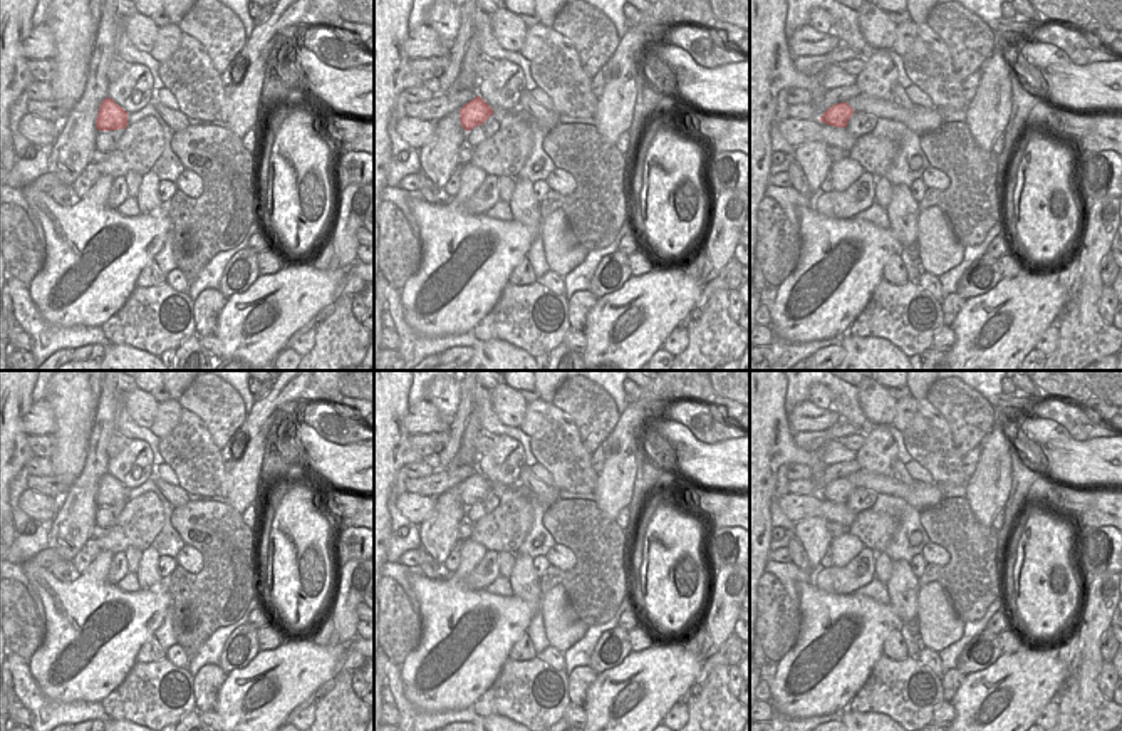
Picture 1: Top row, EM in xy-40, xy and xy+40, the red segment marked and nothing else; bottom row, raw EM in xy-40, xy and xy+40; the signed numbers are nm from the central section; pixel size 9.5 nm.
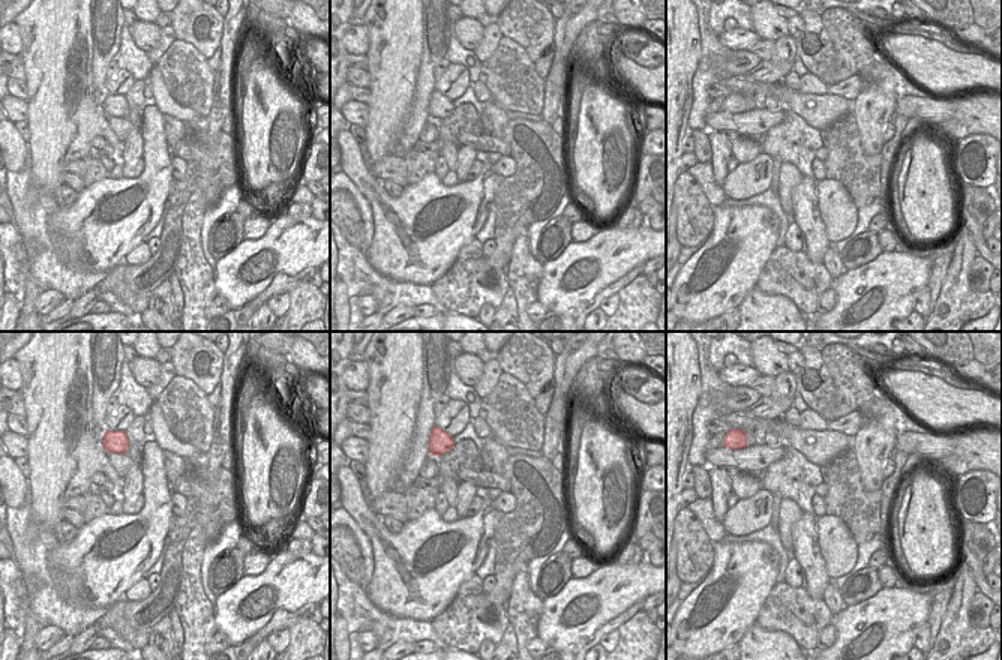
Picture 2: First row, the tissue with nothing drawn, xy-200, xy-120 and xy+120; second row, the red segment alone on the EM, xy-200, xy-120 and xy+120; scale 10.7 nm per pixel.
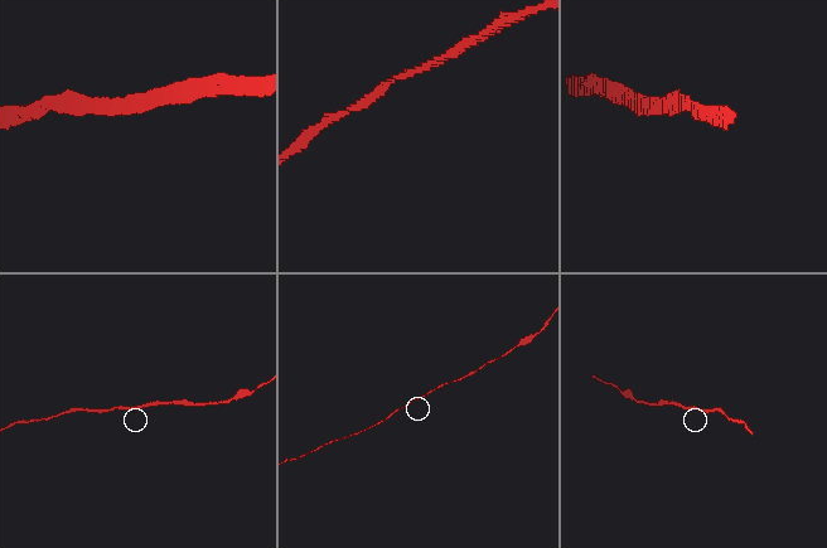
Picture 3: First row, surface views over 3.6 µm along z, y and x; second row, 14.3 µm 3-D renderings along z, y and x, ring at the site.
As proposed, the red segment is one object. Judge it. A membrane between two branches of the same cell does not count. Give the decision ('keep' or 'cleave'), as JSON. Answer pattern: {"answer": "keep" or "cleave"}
{"answer": "keep"}

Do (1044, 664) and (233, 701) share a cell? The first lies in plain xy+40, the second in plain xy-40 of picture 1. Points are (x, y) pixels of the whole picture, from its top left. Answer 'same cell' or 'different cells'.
same cell

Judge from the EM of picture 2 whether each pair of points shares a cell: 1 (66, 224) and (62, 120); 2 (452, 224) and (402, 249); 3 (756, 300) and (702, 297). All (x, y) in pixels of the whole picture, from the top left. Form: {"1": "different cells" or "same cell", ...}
{"1": "different cells", "2": "same cell", "3": "different cells"}

